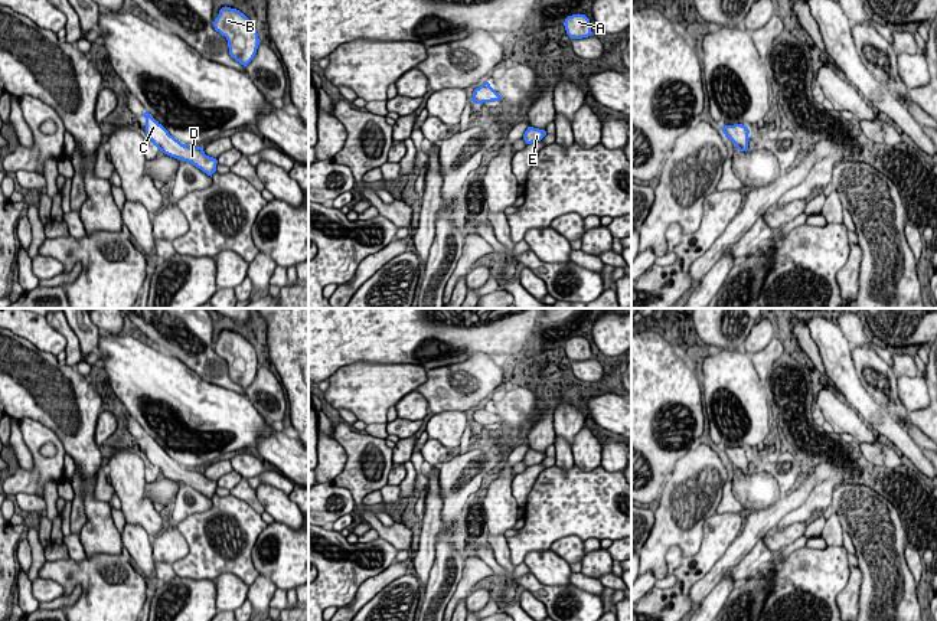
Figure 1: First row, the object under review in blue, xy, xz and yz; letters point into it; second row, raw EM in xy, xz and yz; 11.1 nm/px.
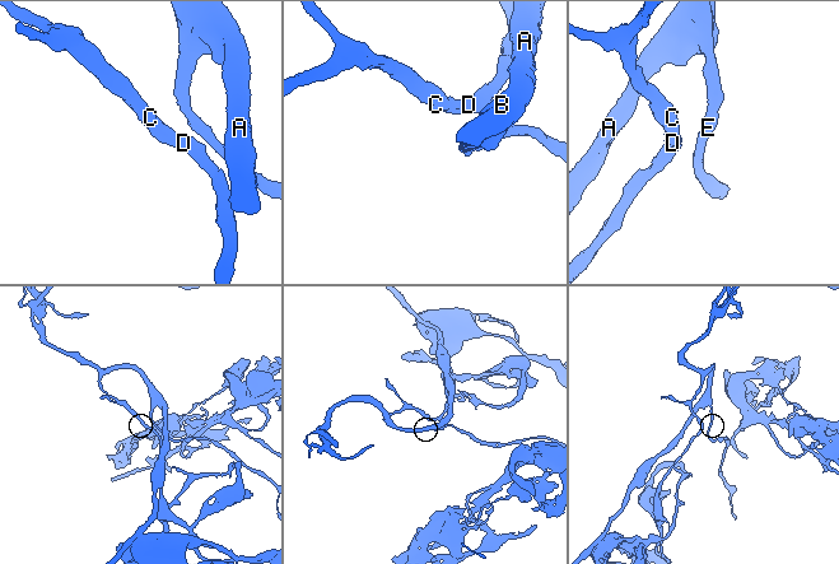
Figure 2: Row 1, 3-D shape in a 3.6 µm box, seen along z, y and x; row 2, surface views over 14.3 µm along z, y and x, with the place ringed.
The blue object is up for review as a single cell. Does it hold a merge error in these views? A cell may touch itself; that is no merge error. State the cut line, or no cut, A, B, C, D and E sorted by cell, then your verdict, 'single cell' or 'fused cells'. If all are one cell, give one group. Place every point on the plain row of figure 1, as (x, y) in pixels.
no cut | A B C D E | single cell

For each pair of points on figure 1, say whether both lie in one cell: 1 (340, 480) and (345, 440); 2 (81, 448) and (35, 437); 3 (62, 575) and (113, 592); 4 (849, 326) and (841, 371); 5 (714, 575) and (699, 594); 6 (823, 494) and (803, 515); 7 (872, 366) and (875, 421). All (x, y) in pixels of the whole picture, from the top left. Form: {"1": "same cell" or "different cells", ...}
{"1": "same cell", "2": "different cells", "3": "same cell", "4": "different cells", "5": "same cell", "6": "same cell", "7": "different cells"}

